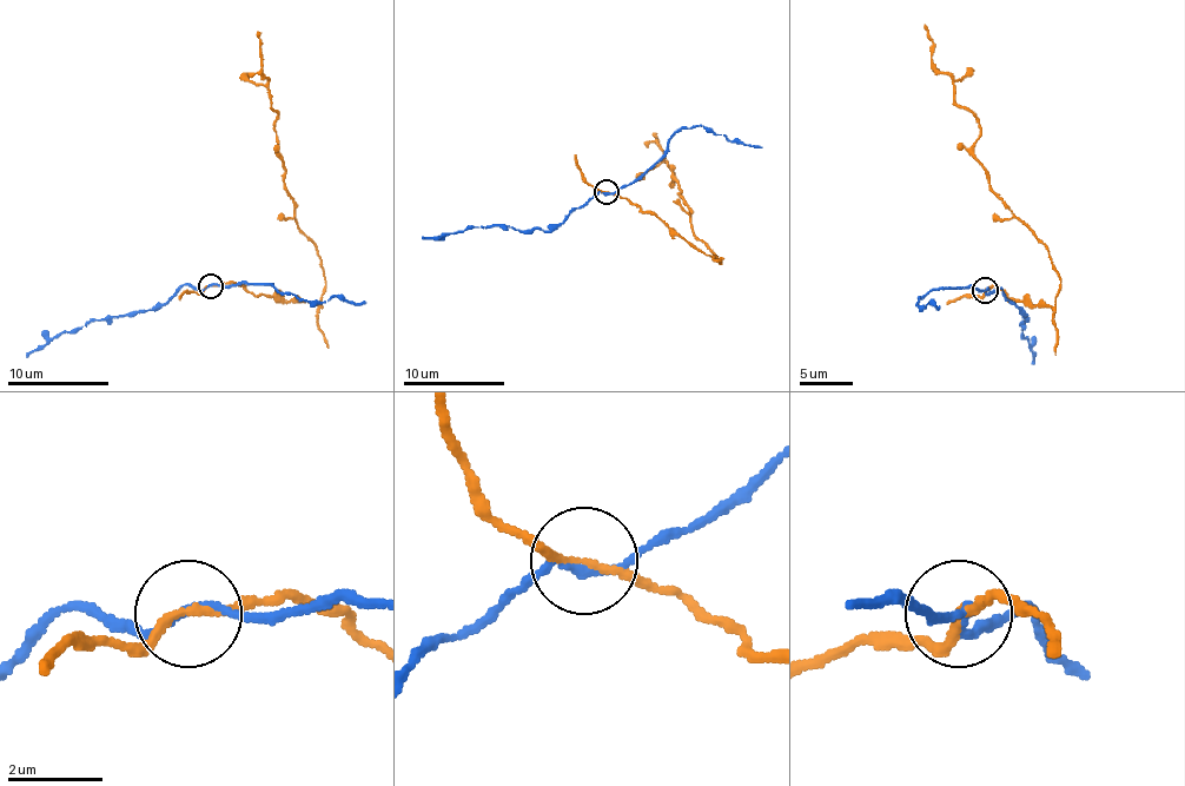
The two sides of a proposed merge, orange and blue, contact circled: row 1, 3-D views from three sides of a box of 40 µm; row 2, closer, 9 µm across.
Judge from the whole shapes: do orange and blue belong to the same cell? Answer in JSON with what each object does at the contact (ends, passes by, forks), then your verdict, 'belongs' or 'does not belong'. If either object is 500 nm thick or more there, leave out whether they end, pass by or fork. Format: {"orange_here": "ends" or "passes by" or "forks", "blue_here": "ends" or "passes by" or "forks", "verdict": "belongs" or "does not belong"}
{"orange_here": "passes by", "blue_here": "passes by", "verdict": "does not belong"}

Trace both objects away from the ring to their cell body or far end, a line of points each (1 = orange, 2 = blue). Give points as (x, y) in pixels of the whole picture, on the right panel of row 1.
1: (986, 289), (1052, 308), (1060, 273), (988, 184), (973, 152), (980, 125), (954, 101), (925, 25)
2: (986, 289), (988, 295), (999, 289), (1025, 316), (1020, 327), (1033, 352), (1031, 363)

